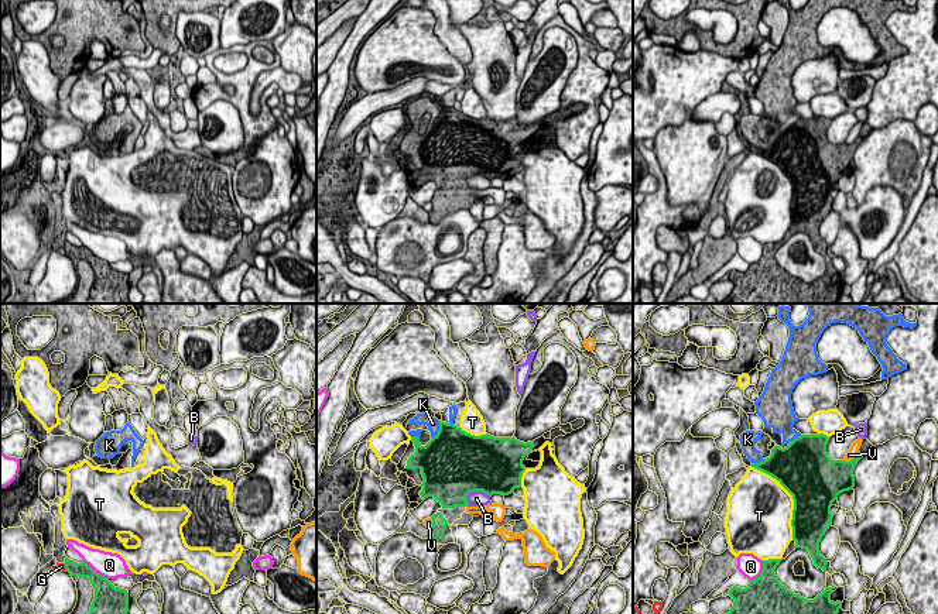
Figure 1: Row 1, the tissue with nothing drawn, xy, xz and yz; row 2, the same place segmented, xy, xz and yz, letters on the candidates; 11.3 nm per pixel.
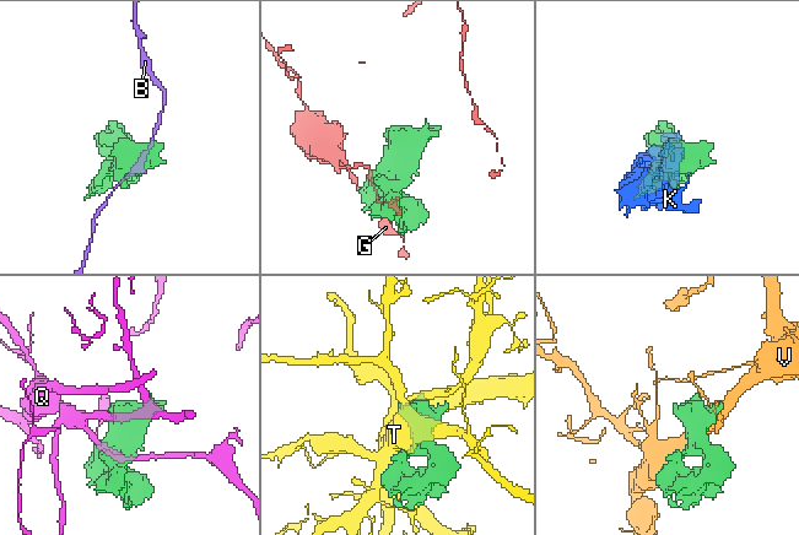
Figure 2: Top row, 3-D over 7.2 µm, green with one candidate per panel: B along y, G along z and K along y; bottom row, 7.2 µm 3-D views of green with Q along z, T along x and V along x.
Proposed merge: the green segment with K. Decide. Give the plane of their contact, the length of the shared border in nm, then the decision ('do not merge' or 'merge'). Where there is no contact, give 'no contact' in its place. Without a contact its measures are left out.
xz | 240 nm | merge

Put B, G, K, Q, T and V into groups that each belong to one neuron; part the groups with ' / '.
B / G / K / Q / T / V

